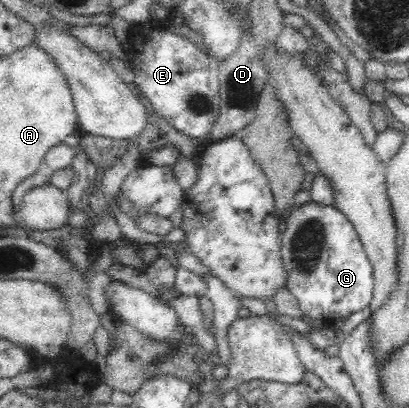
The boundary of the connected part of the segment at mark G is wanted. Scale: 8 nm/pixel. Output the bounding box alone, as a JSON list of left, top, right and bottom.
[281,202,374,320]

